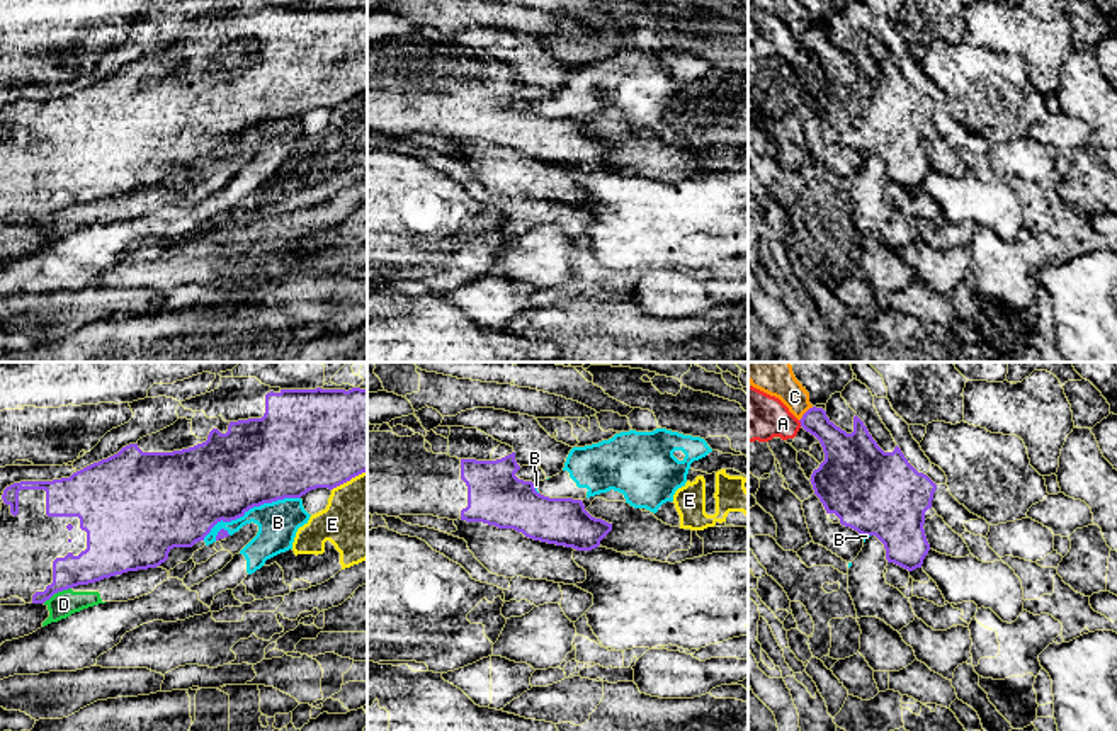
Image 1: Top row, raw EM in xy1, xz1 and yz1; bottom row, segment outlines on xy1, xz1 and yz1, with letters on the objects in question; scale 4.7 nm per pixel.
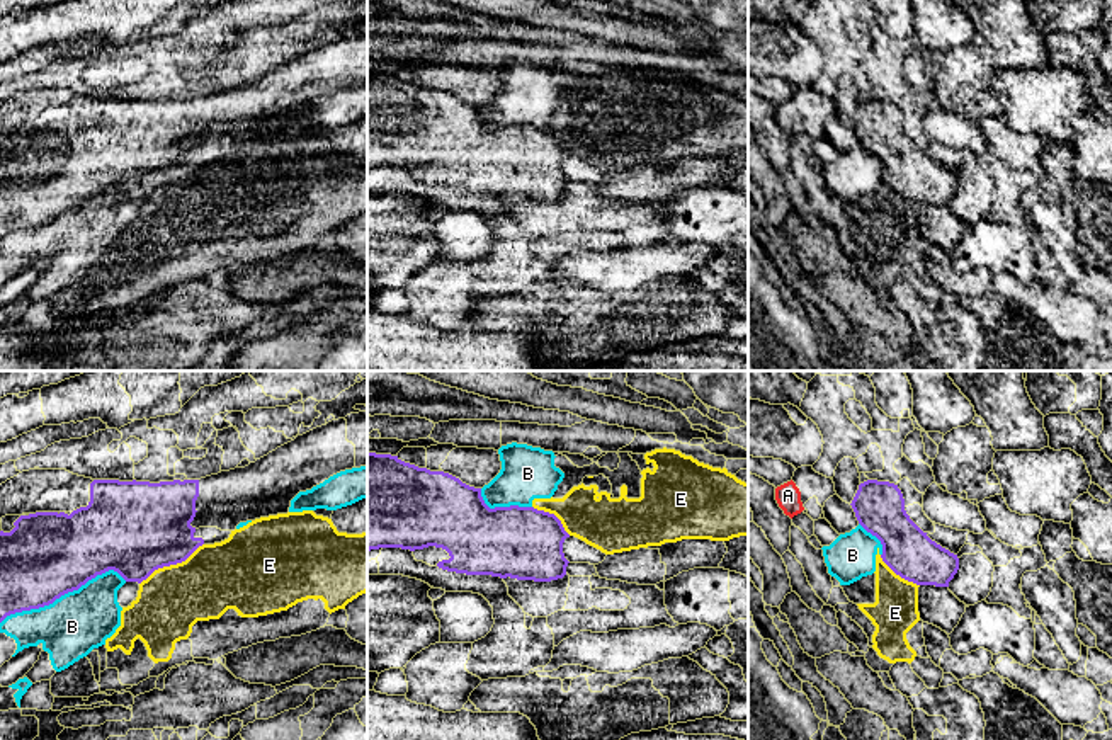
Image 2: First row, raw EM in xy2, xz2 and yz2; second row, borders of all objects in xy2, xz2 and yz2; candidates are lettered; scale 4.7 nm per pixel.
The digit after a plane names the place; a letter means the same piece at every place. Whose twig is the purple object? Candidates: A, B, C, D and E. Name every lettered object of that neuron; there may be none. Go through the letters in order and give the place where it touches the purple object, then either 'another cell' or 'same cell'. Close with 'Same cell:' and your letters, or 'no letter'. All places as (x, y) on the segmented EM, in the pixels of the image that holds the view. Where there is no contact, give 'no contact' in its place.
A: meets purple in yz1 at (801, 424); another cell
B: meets purple in xy2 at (63, 594); another cell
C: meets purple in yz1 at (805, 413); another cell
D: meets purple in xy1 at (56, 592); another cell
E: meets purple in xy2 at (170, 563); another cell
Same cell: no letter

